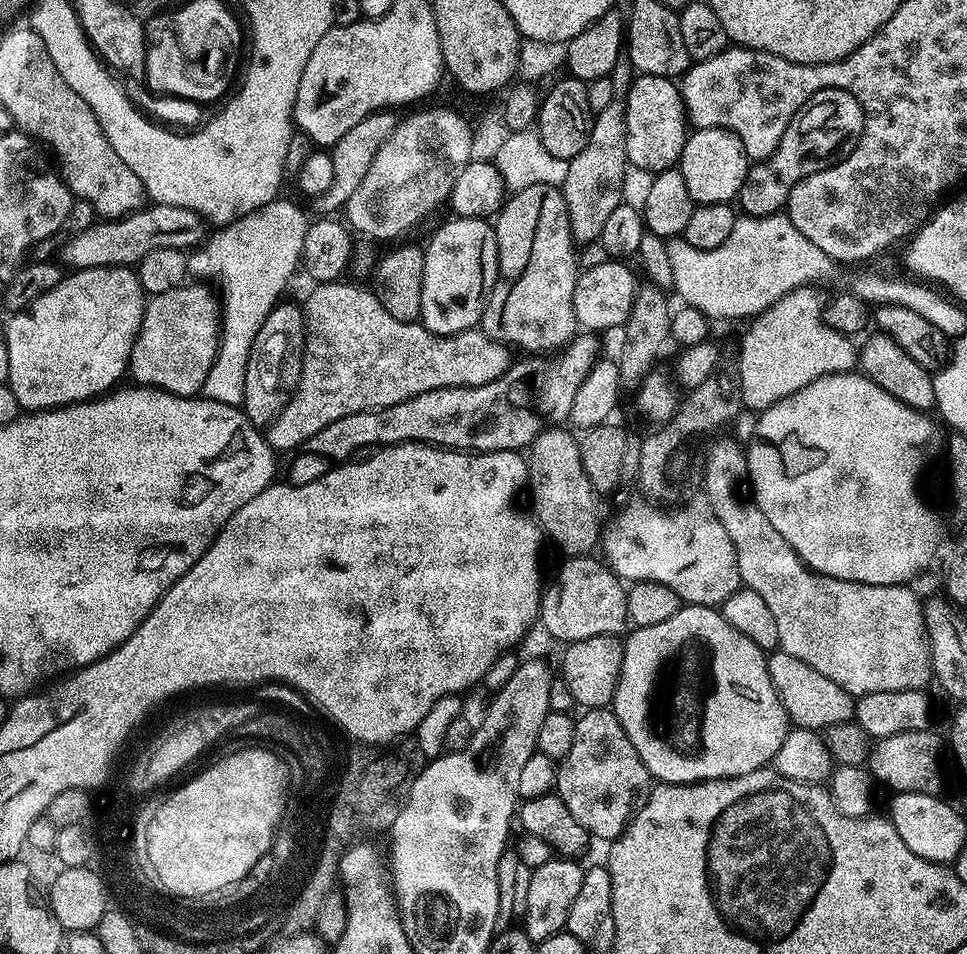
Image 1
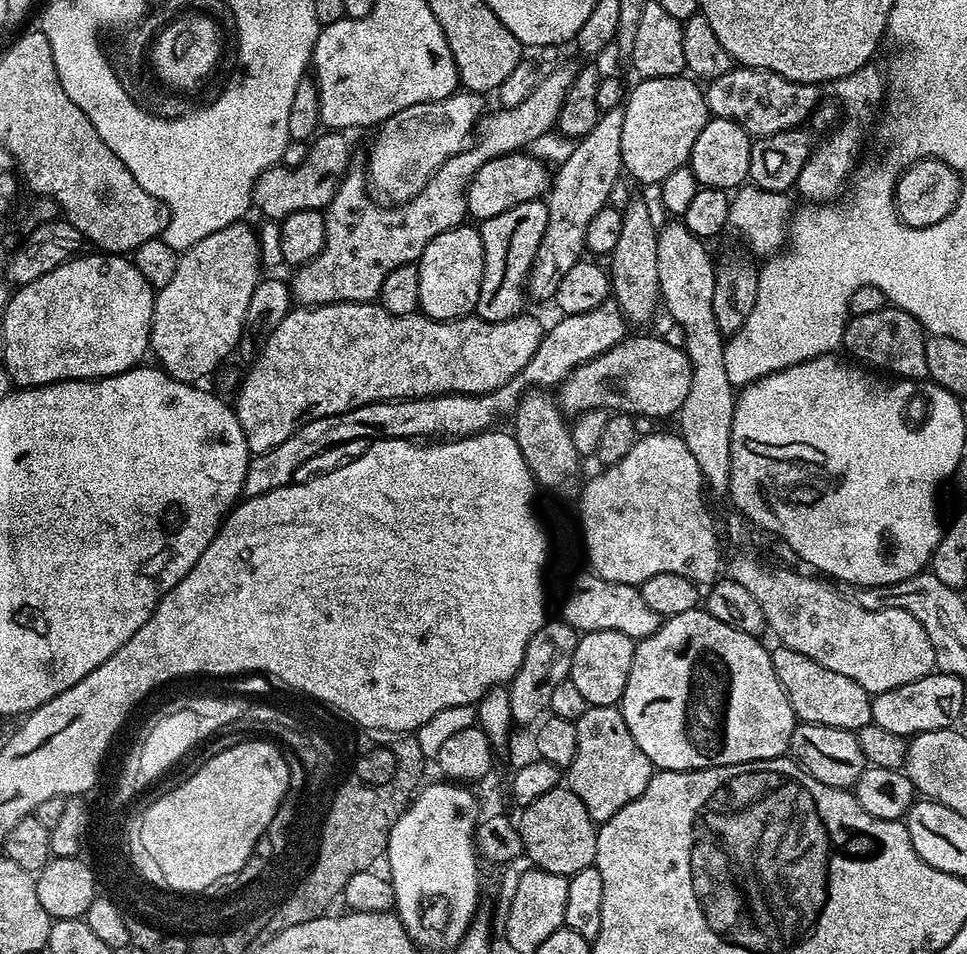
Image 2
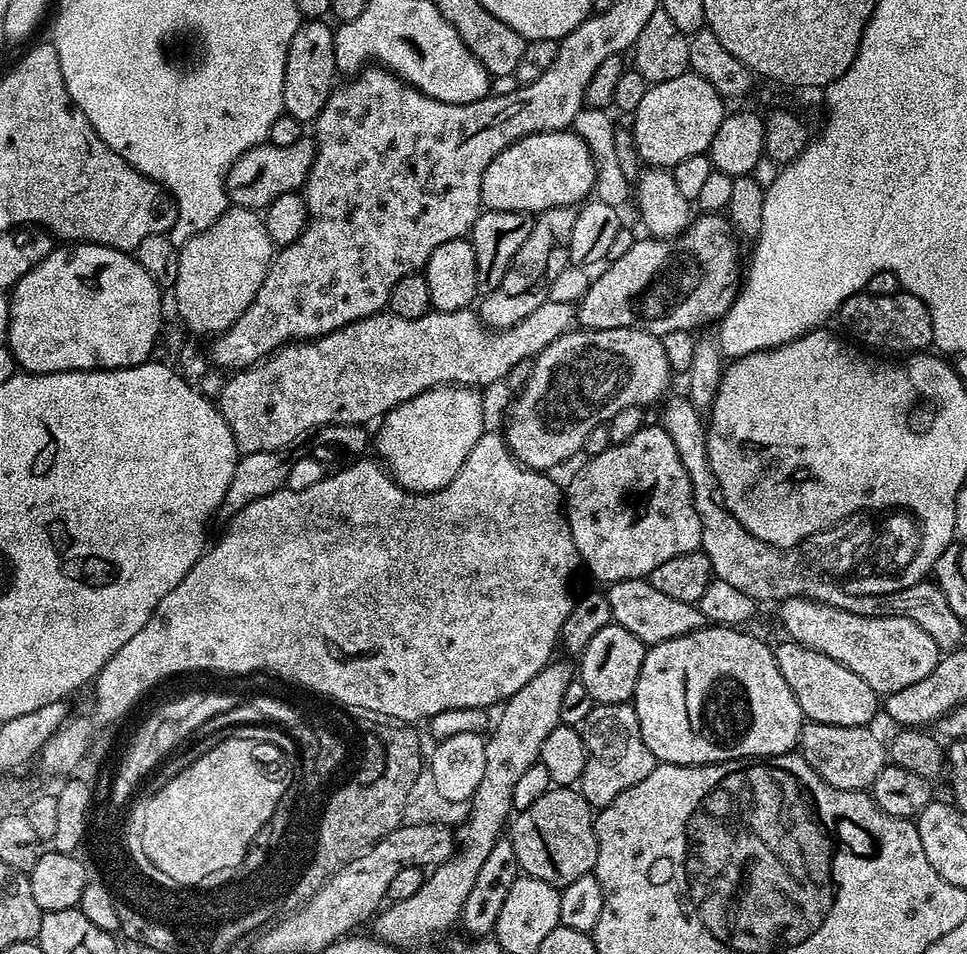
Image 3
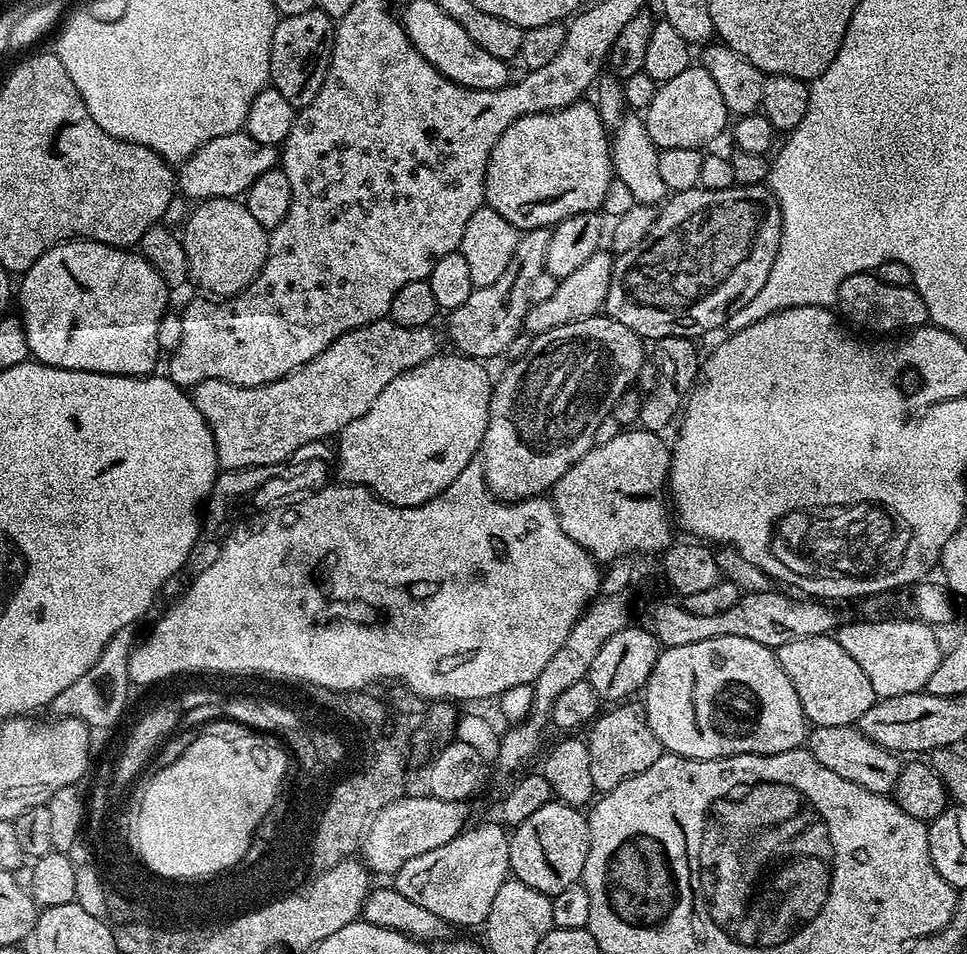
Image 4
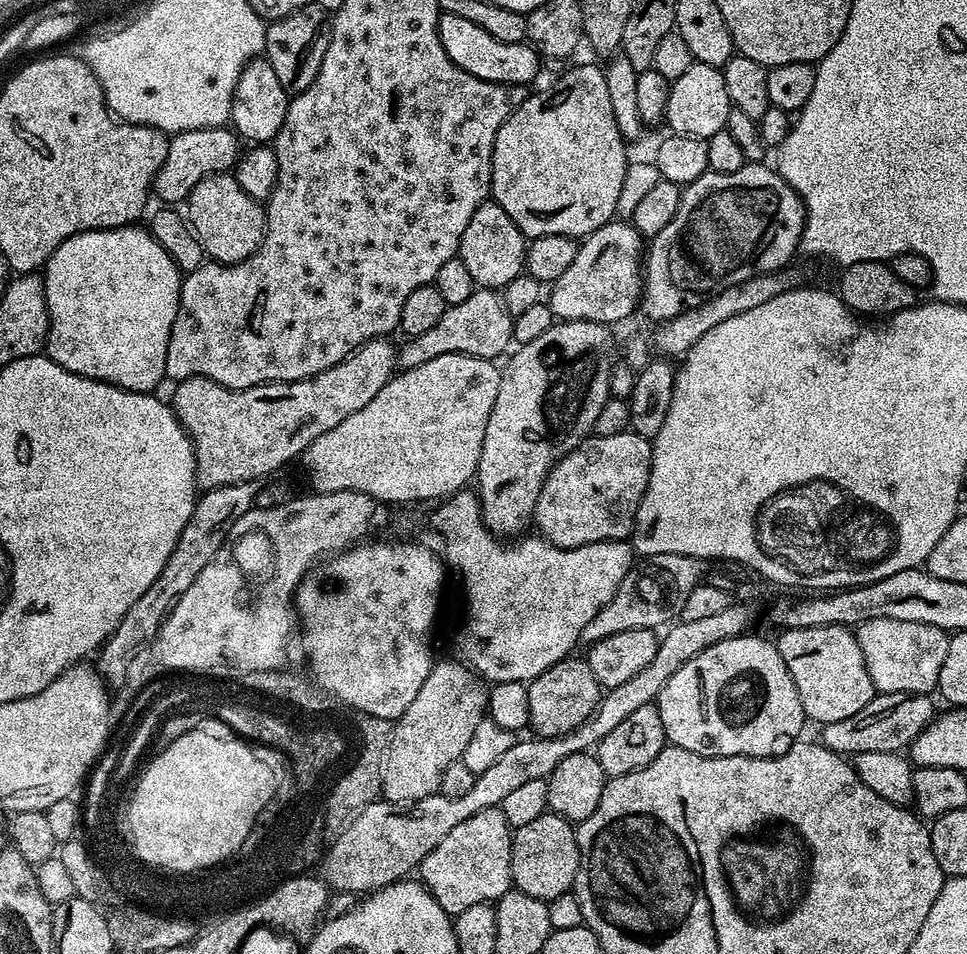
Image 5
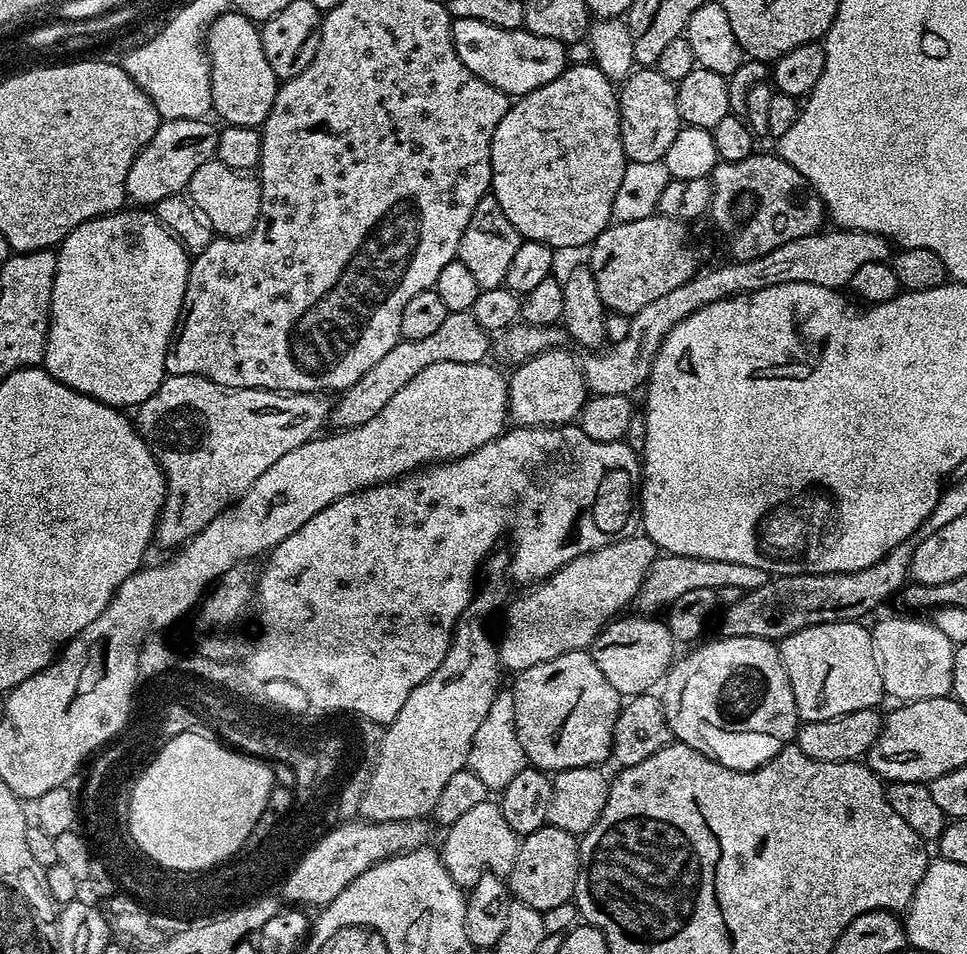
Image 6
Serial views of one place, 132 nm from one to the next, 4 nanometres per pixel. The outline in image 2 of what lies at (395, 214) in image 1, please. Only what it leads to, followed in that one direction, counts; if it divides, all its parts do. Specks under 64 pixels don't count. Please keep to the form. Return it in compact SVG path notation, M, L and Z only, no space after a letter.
M458 90L446 99L435 100L430 103L416 103L414 106L407 107L406 110L399 111L389 119L384 120L383 124L377 129L377 136L370 150L370 170L368 177L373 189L384 194L391 203L401 204L410 198L417 196L428 180L442 165L451 157L464 150L471 134L475 131L479 123L480 116L476 114L477 93L467 90Z

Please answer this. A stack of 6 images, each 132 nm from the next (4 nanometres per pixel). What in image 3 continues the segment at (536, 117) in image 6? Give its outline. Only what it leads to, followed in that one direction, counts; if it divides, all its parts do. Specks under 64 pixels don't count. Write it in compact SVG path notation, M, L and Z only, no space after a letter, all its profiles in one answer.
M573 130L563 132L539 132L523 136L514 141L490 166L486 166L486 174L482 174L482 190L480 203L489 212L506 210L507 212L527 212L539 214L551 208L567 208L587 201L593 195L596 166L591 150L586 142Z

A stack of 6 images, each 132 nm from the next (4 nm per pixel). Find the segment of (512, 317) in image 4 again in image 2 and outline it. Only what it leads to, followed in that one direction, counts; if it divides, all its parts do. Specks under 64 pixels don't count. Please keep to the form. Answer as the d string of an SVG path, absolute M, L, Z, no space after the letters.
M623 107L601 114L594 130L586 134L573 147L570 158L555 169L546 196L548 217L546 234L538 246L538 254L528 275L526 292L536 300L551 301L555 297L562 277L585 255L586 230L598 214L609 207L610 190L622 176L622 118Z

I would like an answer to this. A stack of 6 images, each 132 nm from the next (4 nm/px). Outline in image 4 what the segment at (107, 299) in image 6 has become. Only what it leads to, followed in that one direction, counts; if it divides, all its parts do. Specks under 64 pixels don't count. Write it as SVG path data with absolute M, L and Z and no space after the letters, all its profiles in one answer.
M77 238L55 244L18 280L19 319L24 326L33 361L55 368L101 372L111 376L146 376L157 371L160 319L168 308L167 282L144 257L126 248Z

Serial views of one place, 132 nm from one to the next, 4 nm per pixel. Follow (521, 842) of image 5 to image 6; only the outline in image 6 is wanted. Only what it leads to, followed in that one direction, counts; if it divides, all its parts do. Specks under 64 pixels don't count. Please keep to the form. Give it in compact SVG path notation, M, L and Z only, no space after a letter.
M547 823L519 841L517 856L507 874L506 883L515 899L543 913L575 897L579 869L580 840L566 830L558 830Z

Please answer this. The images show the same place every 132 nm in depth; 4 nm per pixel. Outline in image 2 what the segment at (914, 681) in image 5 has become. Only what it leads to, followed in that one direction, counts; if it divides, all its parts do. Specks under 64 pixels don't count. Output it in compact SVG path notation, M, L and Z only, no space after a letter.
M736 556L727 561L727 575L738 586L746 586L750 594L754 594L758 606L762 606L762 614L766 614L768 628L777 636L779 643L790 650L798 650L798 654L806 654L818 666L826 666L826 670L834 670L834 674L842 674L862 686L869 694L885 692L906 686L918 678L927 676L936 668L936 651L932 649L930 638L926 638L926 630L906 610L883 608L882 610L866 610L856 604L851 595L843 596L839 587L833 586L827 579L811 580L800 572L791 572L788 568L775 568L756 556Z

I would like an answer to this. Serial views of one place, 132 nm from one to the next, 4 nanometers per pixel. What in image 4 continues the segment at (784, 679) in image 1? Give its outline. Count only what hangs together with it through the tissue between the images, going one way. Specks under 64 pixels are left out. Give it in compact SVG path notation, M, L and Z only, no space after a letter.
M835 635L796 638L794 642L786 642L775 649L775 653L782 670L786 670L786 678L790 678L790 682L794 682L794 690L798 690L805 717L813 725L855 725L878 699L862 666L842 650Z

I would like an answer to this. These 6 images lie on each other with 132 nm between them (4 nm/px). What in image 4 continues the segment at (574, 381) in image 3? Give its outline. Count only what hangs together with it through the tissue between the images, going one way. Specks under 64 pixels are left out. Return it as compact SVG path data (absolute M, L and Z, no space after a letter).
M597 314L579 320L578 322L570 322L558 326L549 332L542 332L532 337L532 345L525 356L518 358L517 361L509 363L505 372L501 374L500 380L495 381L492 389L492 397L490 398L490 414L486 422L486 434L482 445L482 459L484 461L484 477L488 483L488 488L492 491L492 495L498 500L505 502L515 502L517 500L528 500L531 496L544 496L551 488L556 485L558 478L562 478L562 474L566 474L566 470L570 470L570 466L574 462L578 462L578 458L582 458L596 444L596 431L598 426L602 426L602 422L607 416L611 416L615 404L622 397L628 388L635 385L638 374L642 370L642 366L646 362L646 344L645 341L634 330L630 330L630 326L622 326L622 322L618 322L614 318L610 318L606 314Z

